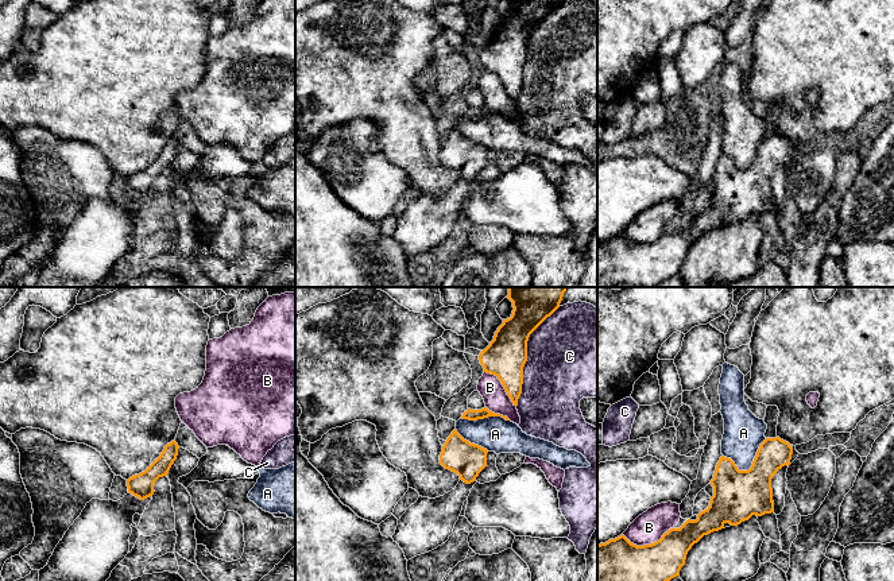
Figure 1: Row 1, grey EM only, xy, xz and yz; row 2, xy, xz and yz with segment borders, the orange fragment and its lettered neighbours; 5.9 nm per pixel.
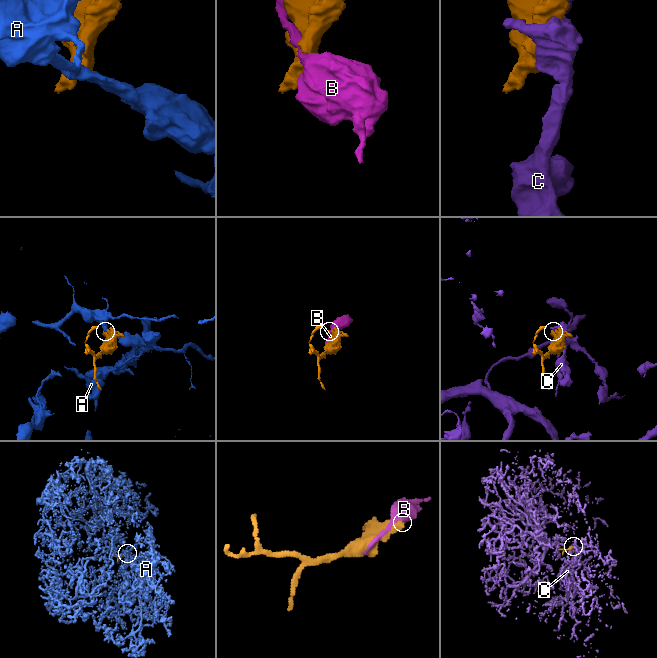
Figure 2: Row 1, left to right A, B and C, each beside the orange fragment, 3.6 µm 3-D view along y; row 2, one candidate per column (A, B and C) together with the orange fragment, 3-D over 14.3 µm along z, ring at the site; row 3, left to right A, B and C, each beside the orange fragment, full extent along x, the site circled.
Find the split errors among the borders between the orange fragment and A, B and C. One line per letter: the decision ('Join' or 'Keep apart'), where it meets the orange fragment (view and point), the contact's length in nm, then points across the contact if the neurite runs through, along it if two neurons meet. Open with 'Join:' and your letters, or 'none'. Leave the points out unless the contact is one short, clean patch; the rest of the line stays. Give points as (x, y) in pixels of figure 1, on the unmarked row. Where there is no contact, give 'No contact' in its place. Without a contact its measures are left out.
Join: none
A: Keep apart. Touches orange at yz (751, 165). Shared border 280 nm
B: Keep apart. Touches orange at yz (647, 243). Shared border 300 nm
C: Keep apart. Touches orange at xz (526, 54). Shared border 650 nm

